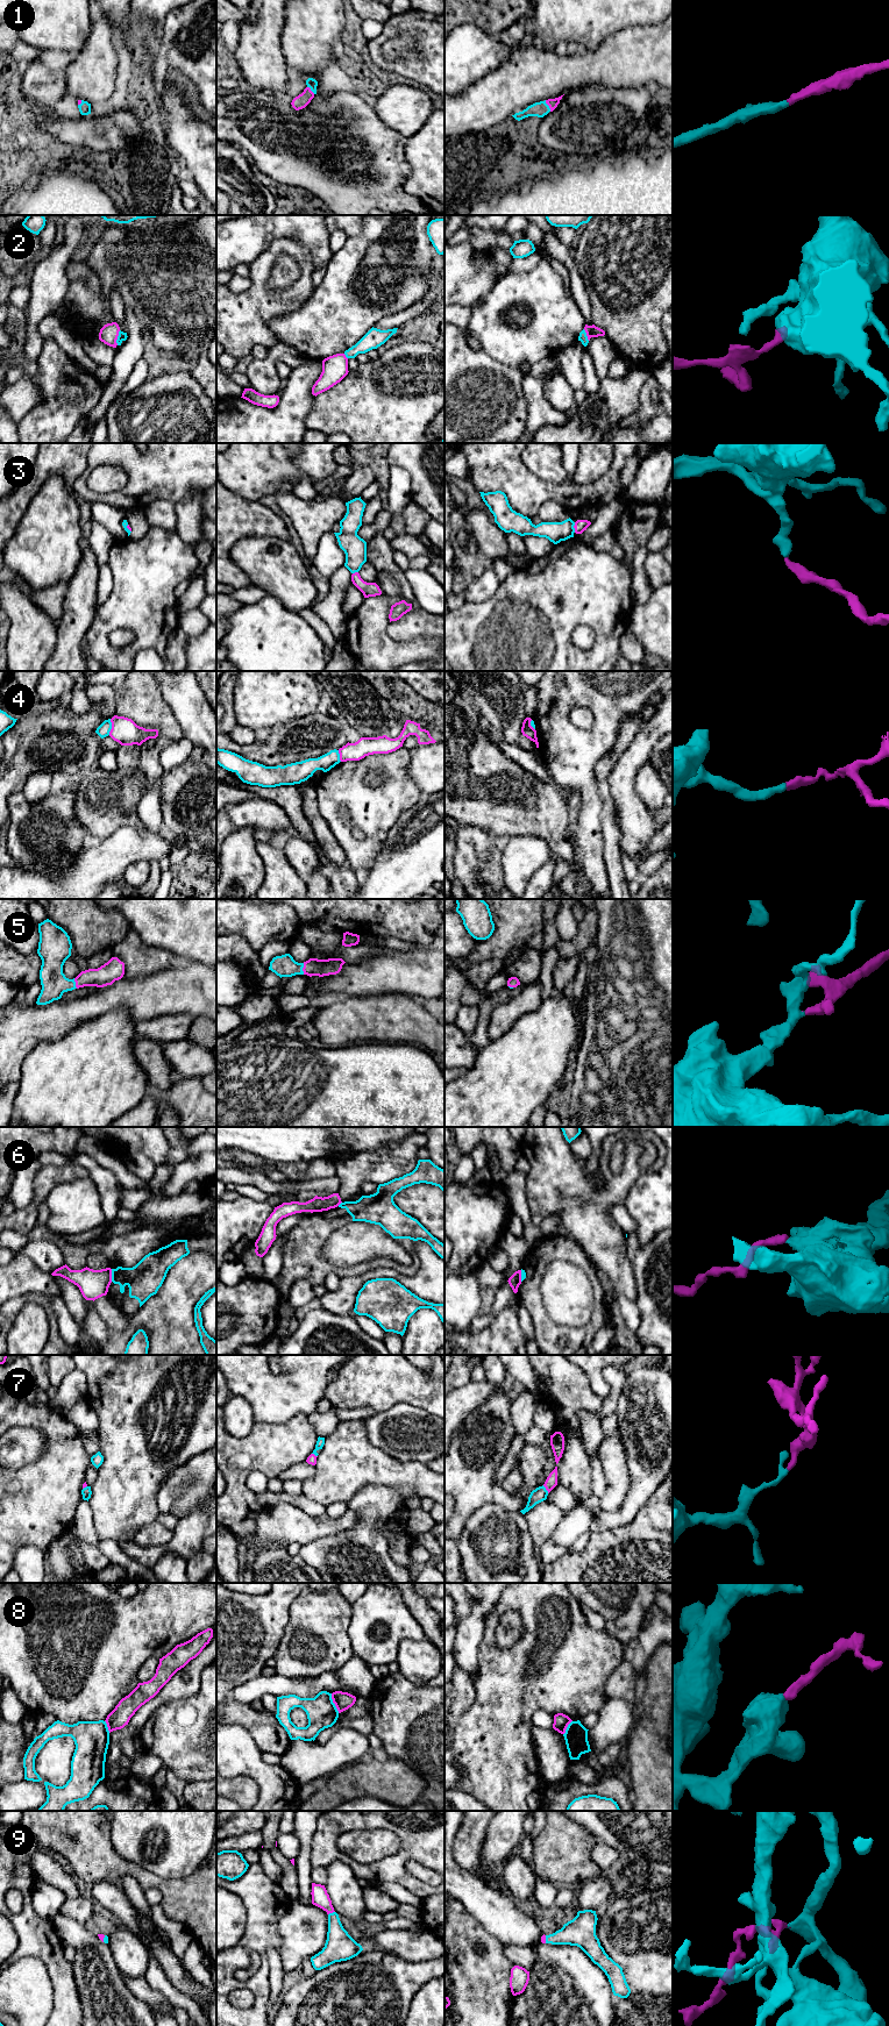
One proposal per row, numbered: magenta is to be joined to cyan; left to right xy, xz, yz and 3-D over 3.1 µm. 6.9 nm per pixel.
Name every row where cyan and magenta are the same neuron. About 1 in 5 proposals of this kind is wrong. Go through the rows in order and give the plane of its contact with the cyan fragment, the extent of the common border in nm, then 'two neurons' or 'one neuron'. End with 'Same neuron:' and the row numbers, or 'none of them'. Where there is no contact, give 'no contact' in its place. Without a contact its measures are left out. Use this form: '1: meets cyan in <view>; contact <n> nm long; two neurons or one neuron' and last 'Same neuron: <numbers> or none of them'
1: meets cyan in yz; contact 90 nm long; one neuron
2: meets cyan in xy; contact 110 nm long; one neuron
3: meets cyan in yz; contact 70 nm long; one neuron
4: meets cyan in xy; contact 110 nm long; two neurons
5: meets cyan in xz; contact 80 nm long; one neuron
6: meets cyan in xy; contact 90 nm long; two neurons
7: meets cyan in yz; contact 70 nm long; one neuron
8: meets cyan in xz; contact 150 nm long; two neurons
9: meets cyan in xz; contact 50 nm long; one neuron
Same neuron: 1, 2, 3, 5, 7, 9

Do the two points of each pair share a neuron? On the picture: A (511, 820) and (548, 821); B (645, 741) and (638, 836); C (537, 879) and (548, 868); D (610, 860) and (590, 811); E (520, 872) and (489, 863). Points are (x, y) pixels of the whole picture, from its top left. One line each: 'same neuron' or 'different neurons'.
A: same neuron
B: same neuron
C: same neuron
D: different neurons
E: different neurons

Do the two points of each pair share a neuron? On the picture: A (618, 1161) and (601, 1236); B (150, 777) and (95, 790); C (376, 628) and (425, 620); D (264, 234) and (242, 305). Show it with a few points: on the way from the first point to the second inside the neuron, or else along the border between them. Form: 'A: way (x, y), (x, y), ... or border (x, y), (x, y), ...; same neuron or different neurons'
A: border (612, 1147), (610, 1169), (617, 1176); different neurons
B: border (140, 751), (140, 769), (144, 775), (147, 790); different neurons
C: border (388, 623), (386, 632), (393, 640), (412, 639); different neurons
D: border (279, 240), (274, 240), (248, 264); different neurons

